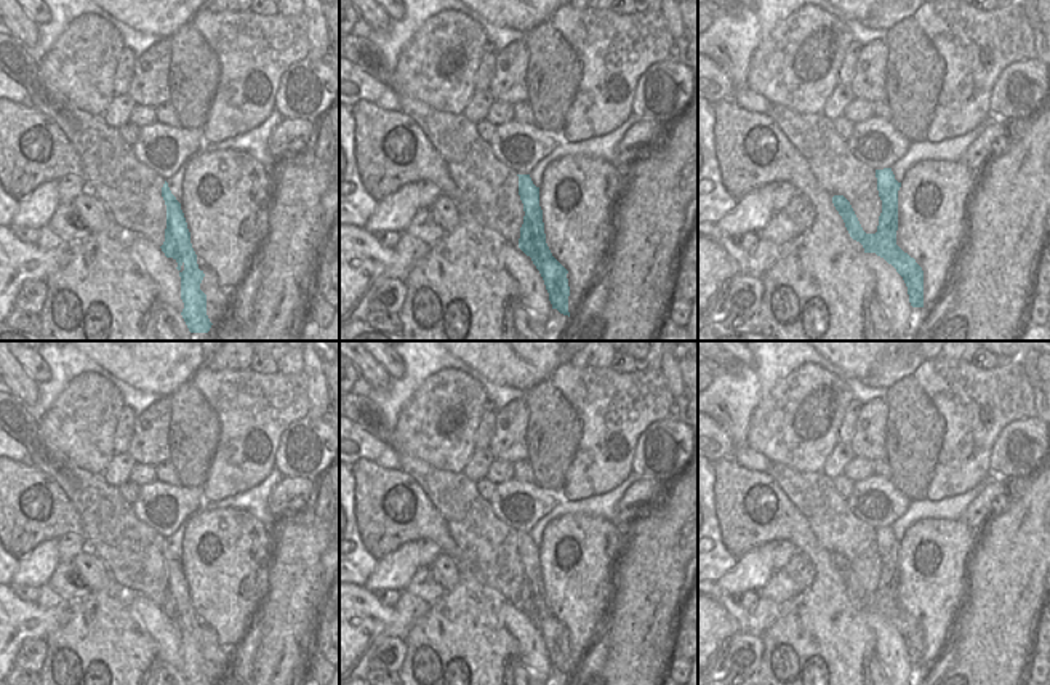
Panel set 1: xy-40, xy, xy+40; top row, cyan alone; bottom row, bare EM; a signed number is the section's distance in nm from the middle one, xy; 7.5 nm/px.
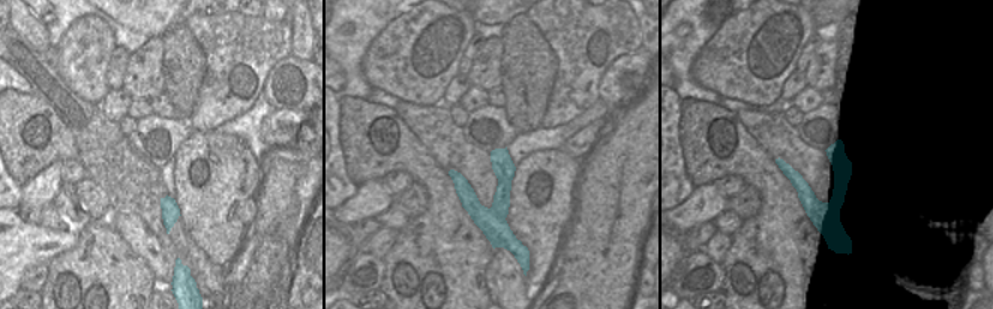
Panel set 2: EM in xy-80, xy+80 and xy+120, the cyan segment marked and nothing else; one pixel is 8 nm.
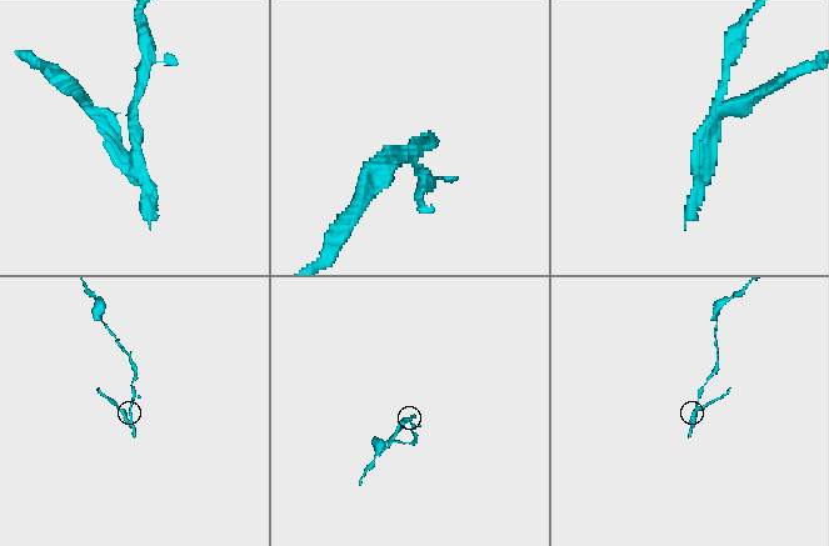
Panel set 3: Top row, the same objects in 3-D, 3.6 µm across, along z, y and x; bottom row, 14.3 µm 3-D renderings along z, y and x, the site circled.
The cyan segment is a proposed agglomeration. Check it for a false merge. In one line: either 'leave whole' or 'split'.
split

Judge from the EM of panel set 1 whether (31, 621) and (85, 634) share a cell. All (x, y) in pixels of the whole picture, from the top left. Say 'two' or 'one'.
two

